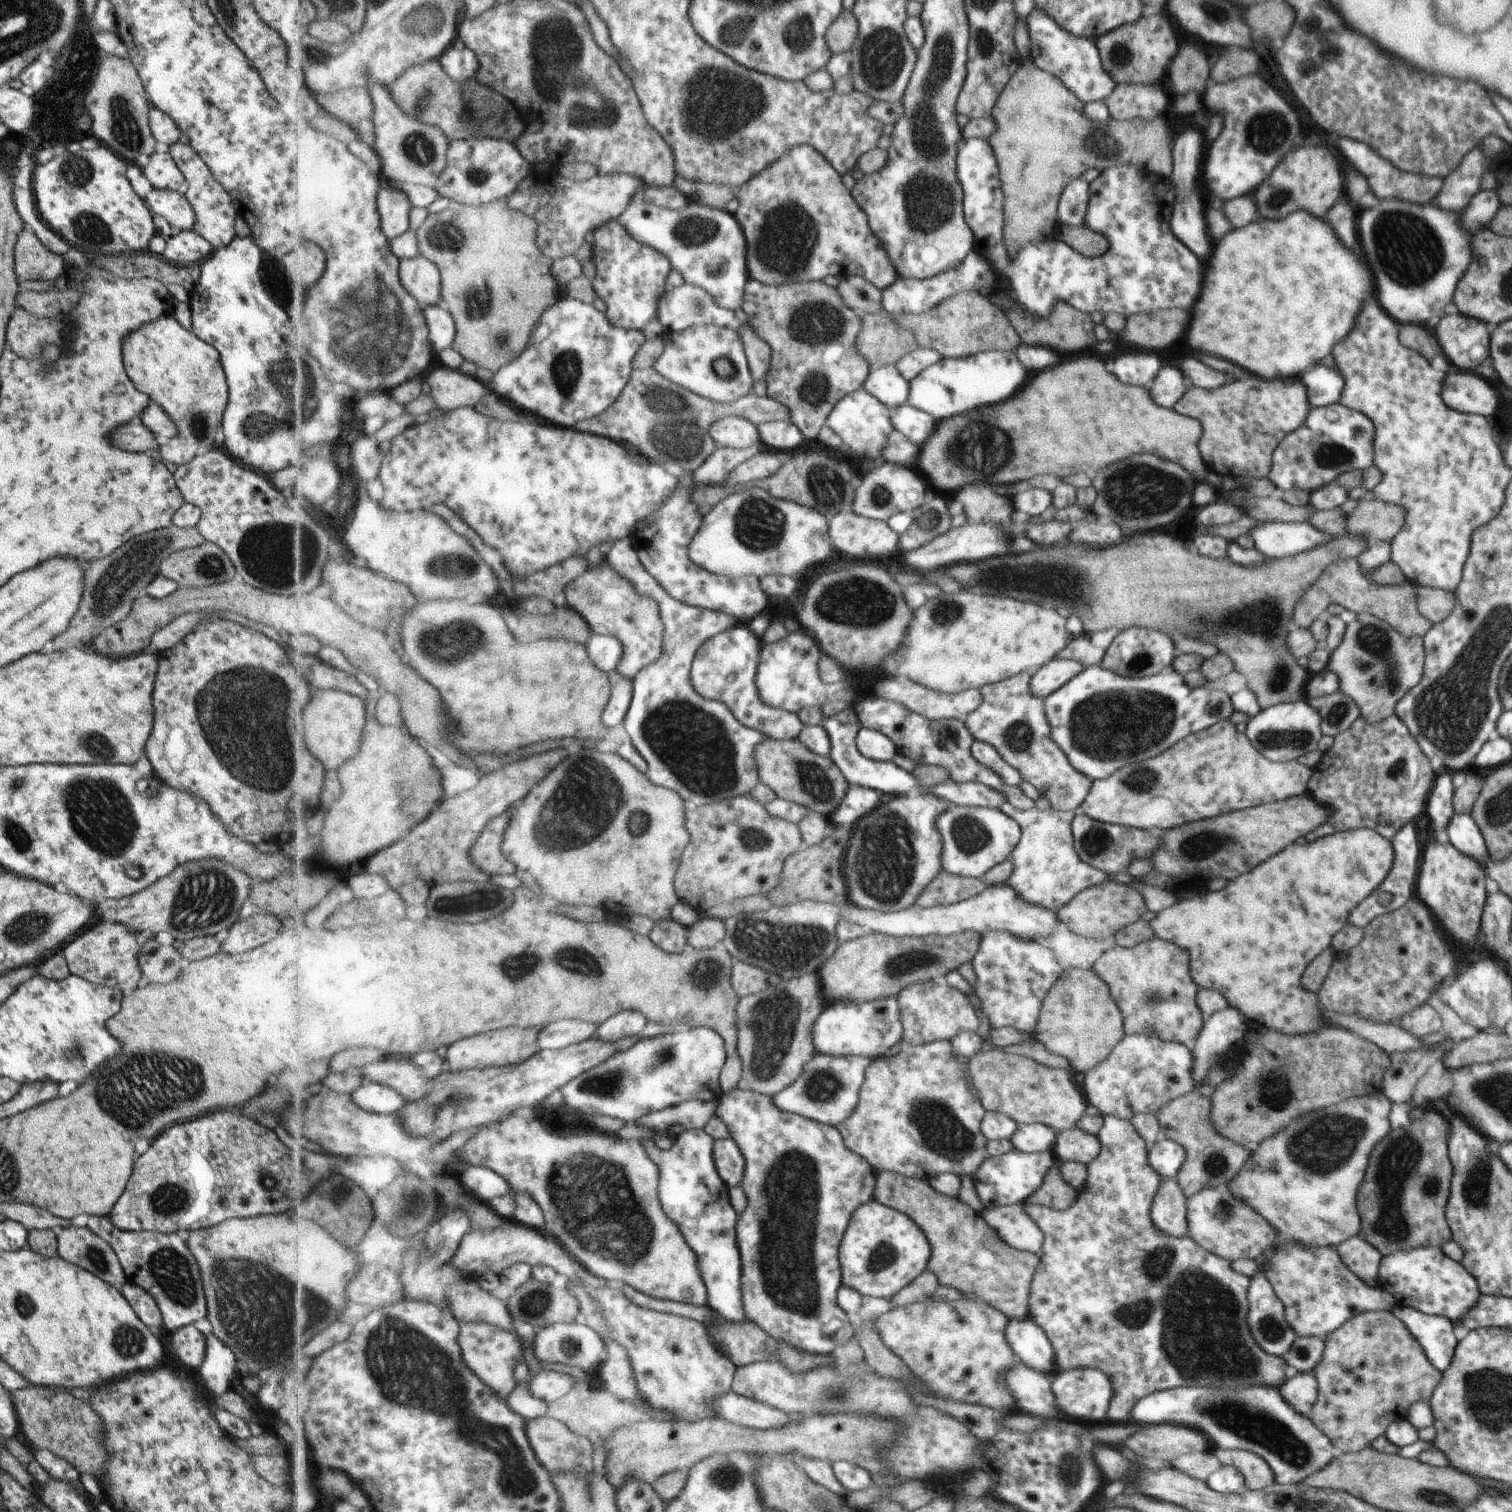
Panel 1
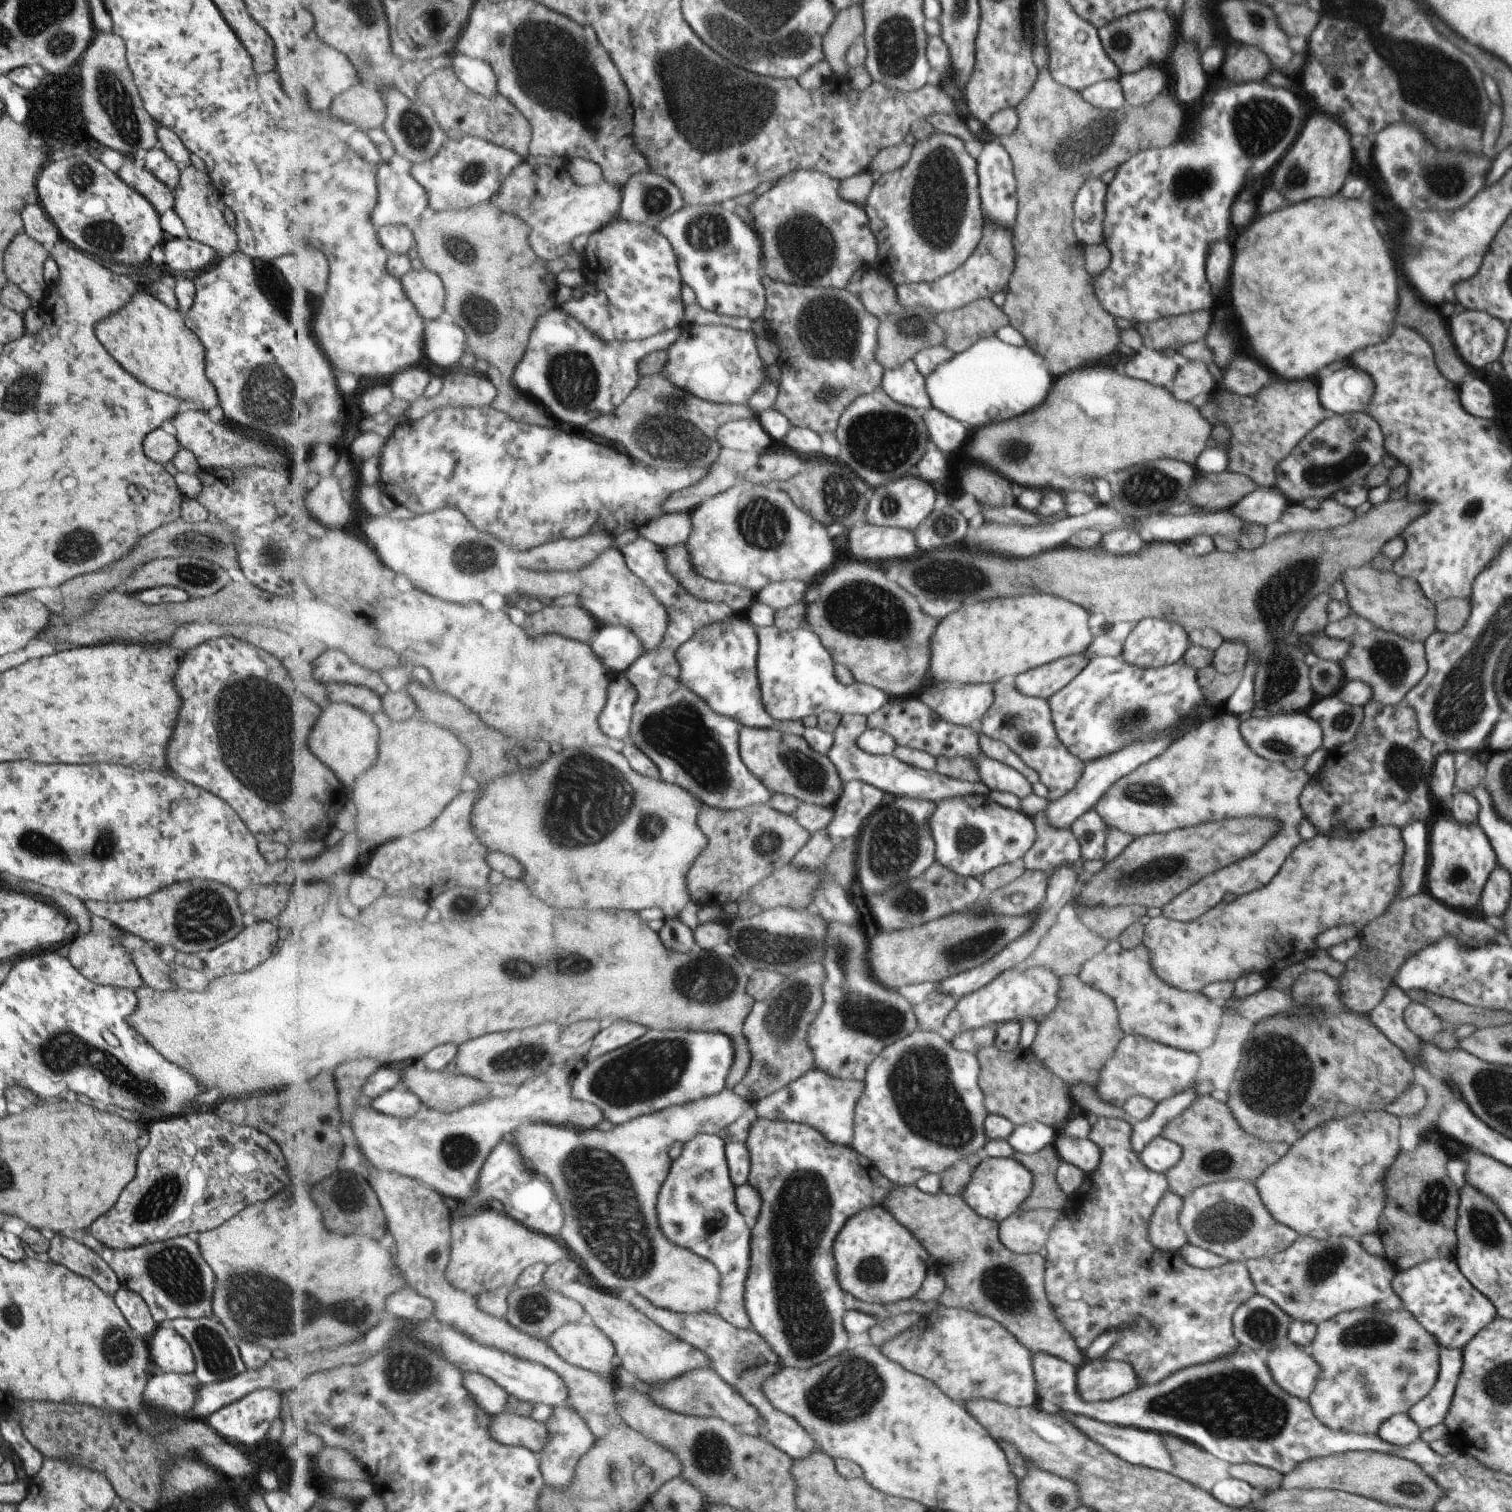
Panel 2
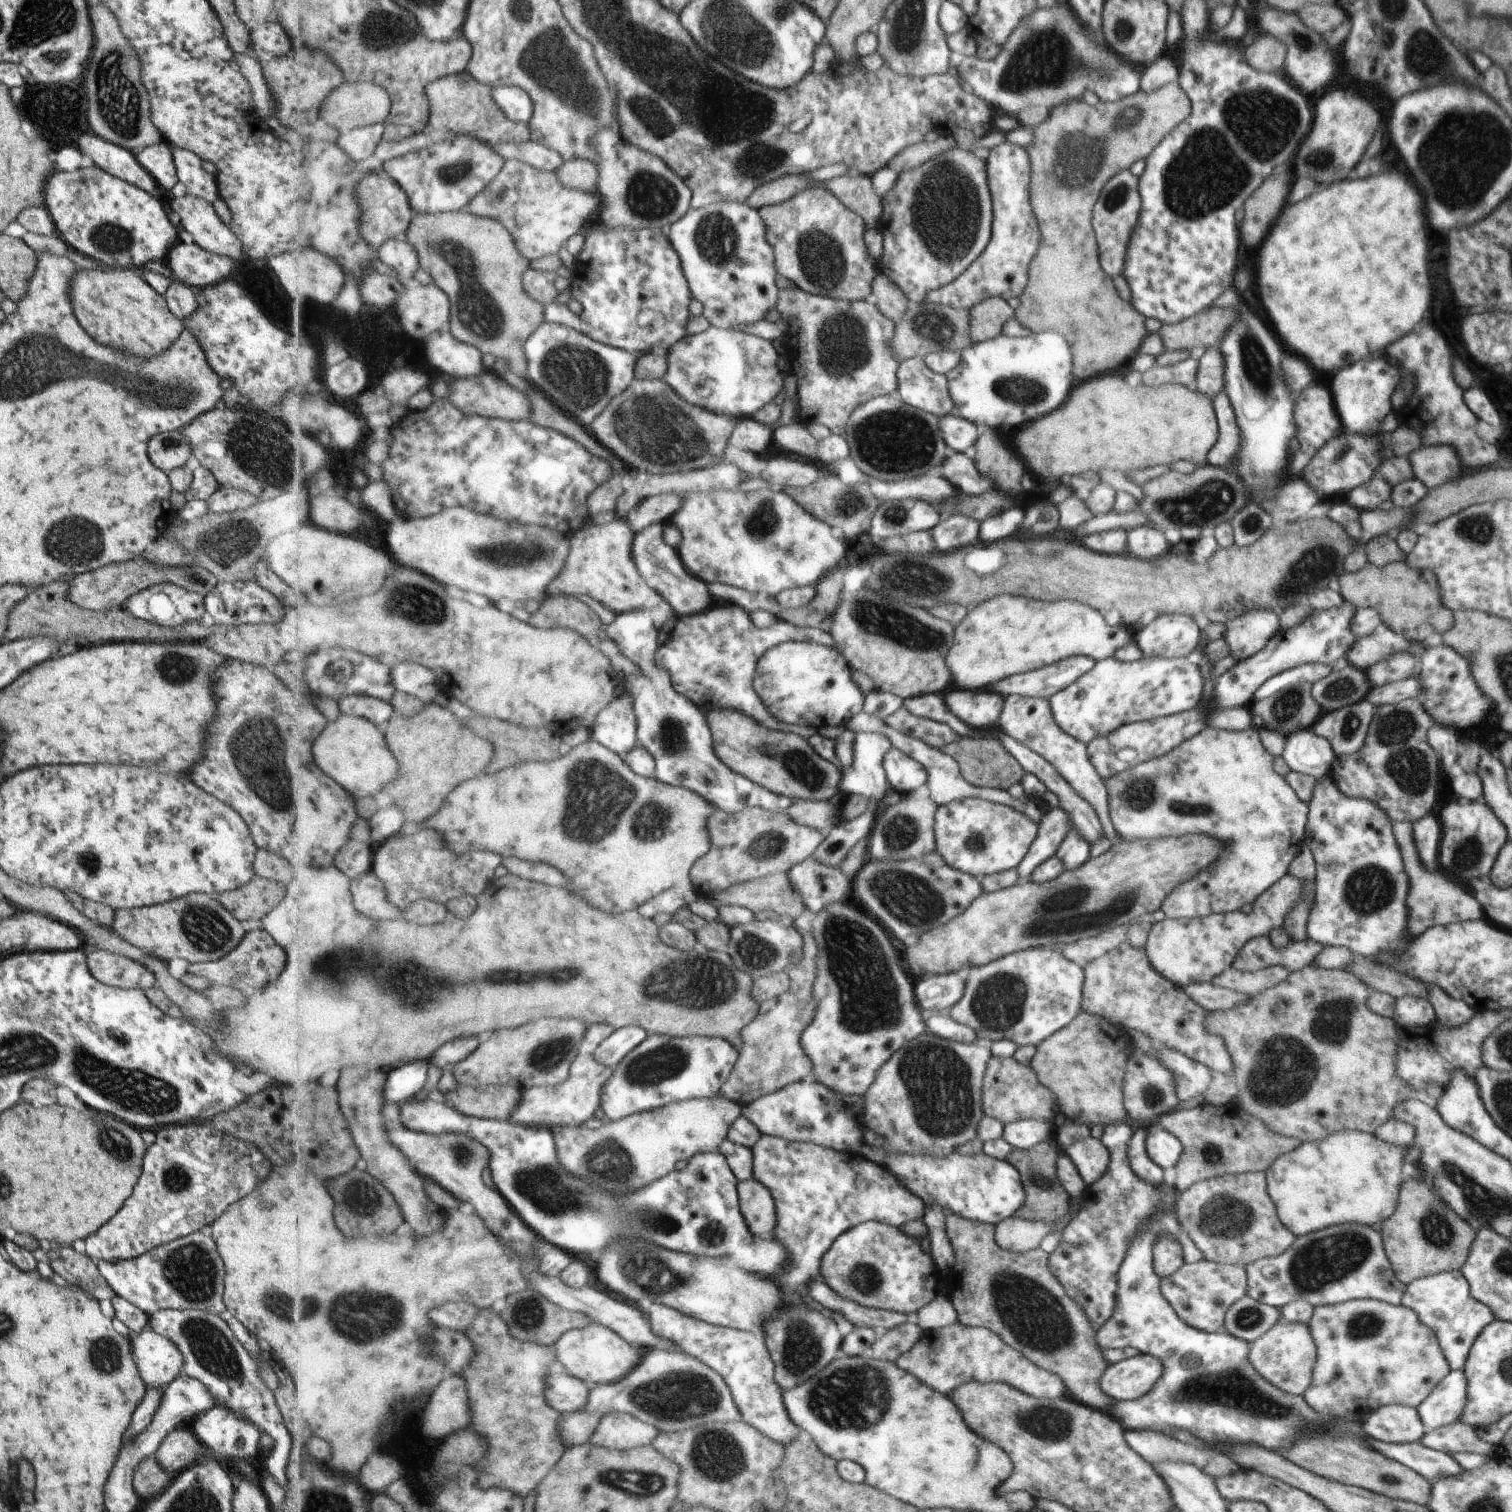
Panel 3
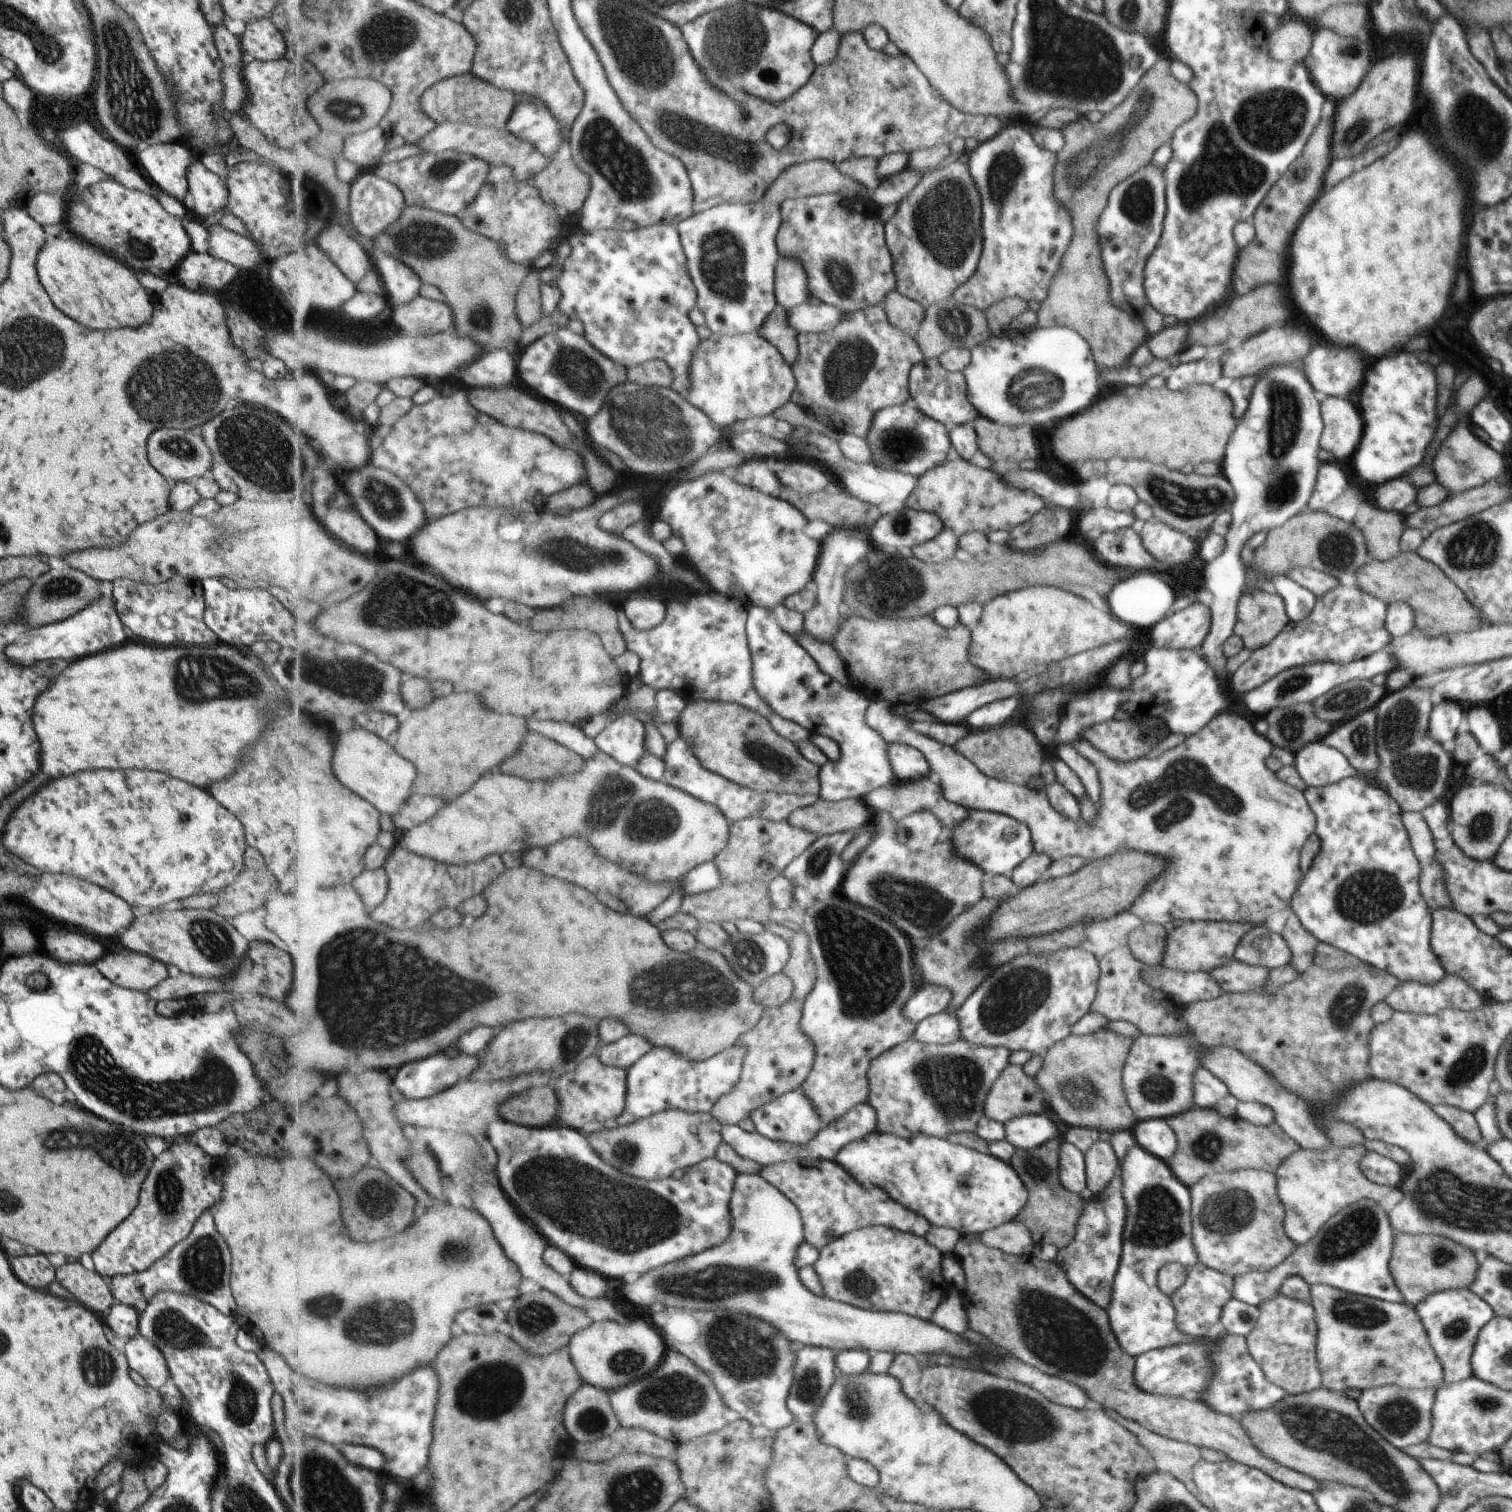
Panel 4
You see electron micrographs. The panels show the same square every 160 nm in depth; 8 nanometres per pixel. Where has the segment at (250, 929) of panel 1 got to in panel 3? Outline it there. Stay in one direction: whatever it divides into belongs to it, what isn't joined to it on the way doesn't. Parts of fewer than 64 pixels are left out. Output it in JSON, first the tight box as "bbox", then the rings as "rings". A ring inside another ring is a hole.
{"bbox":[186,926,287,989],"rings":[[[266,926],[244,933],[235,948],[221,958],[191,963],[186,968],[186,972],[202,976],[210,984],[230,984],[230,986],[240,989],[262,989],[265,983],[273,980],[279,974],[285,959],[287,957],[281,943],[272,937],[269,926]]]}

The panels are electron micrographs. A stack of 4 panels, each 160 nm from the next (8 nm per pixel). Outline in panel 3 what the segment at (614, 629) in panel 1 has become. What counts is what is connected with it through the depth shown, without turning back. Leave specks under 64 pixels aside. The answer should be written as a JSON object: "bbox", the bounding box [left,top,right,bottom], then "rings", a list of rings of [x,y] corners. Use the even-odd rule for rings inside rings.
{"bbox":[548,522,674,630],"rings":[[[613,522],[607,526],[587,526],[575,534],[571,554],[567,556],[559,576],[553,579],[548,594],[553,596],[574,594],[589,596],[601,602],[615,615],[625,613],[648,613],[656,627],[661,630],[674,616],[672,604],[657,590],[643,581],[637,574],[632,561],[632,544],[635,536],[627,522]]]}

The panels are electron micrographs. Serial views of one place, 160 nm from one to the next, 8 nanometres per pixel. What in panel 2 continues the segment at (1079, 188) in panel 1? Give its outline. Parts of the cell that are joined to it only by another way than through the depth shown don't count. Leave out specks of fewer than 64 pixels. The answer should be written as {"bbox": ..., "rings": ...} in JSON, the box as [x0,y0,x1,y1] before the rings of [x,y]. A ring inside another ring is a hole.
{"bbox":[1073,179,1109,246],"rings":[[[1097,179],[1086,180],[1073,203],[1073,232],[1085,246],[1104,244],[1105,192],[1109,186]]]}

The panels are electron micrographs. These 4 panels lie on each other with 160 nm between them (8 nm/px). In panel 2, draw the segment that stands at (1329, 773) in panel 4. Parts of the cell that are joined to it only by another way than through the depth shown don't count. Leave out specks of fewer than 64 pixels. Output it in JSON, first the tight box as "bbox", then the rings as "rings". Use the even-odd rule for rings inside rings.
{"bbox":[1239,712,1322,763],"rings":[[[1279,712],[1261,718],[1253,716],[1241,721],[1239,730],[1245,738],[1245,744],[1249,744],[1257,756],[1273,763],[1281,763],[1293,757],[1306,758],[1322,747],[1321,728],[1305,712]]]}

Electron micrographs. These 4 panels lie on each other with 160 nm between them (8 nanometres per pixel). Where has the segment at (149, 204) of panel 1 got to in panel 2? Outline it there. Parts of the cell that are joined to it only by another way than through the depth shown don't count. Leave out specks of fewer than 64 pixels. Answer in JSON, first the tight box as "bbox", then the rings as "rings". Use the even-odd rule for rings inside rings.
{"bbox":[115,156,173,215],"rings":[[[131,156],[121,157],[122,164],[115,172],[116,176],[135,192],[139,192],[155,208],[157,215],[163,214],[165,210],[173,210],[173,190],[156,180]]]}

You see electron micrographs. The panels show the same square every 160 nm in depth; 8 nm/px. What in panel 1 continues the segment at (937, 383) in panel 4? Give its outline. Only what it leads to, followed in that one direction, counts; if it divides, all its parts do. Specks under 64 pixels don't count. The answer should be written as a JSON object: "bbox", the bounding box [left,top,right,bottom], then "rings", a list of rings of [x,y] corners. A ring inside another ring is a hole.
{"bbox":[863,365,911,408],"rings":[[[888,365],[873,369],[863,389],[873,394],[883,404],[897,408],[908,404],[911,381],[901,374],[898,365]]]}

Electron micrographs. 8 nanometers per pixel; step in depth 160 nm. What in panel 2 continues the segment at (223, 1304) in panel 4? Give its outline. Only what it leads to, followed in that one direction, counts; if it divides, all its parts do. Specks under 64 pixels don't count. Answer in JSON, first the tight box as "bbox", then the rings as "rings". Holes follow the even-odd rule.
{"bbox":[77,1230,215,1326],"rings":[[[87,1230],[77,1232],[77,1240],[82,1240],[79,1244],[91,1248],[113,1270],[121,1288],[135,1292],[147,1304],[152,1320],[157,1326],[163,1320],[173,1320],[173,1318],[195,1319],[212,1316],[211,1296],[213,1296],[215,1276],[201,1258],[194,1236],[177,1236],[163,1242],[158,1241],[123,1250],[100,1245]]]}

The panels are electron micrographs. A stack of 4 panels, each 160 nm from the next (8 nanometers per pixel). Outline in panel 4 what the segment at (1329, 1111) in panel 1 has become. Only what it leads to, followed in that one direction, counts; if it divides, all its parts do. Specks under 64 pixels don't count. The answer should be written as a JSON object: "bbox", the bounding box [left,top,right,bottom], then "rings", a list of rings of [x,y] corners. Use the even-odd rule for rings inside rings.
{"bbox":[1276,1145,1392,1245],"rings":[[[1363,1145],[1326,1149],[1299,1147],[1277,1168],[1276,1193],[1284,1207],[1284,1232],[1294,1245],[1307,1243],[1337,1211],[1369,1199],[1378,1203],[1392,1187],[1378,1185],[1367,1180],[1359,1168],[1360,1158],[1367,1152]]]}

